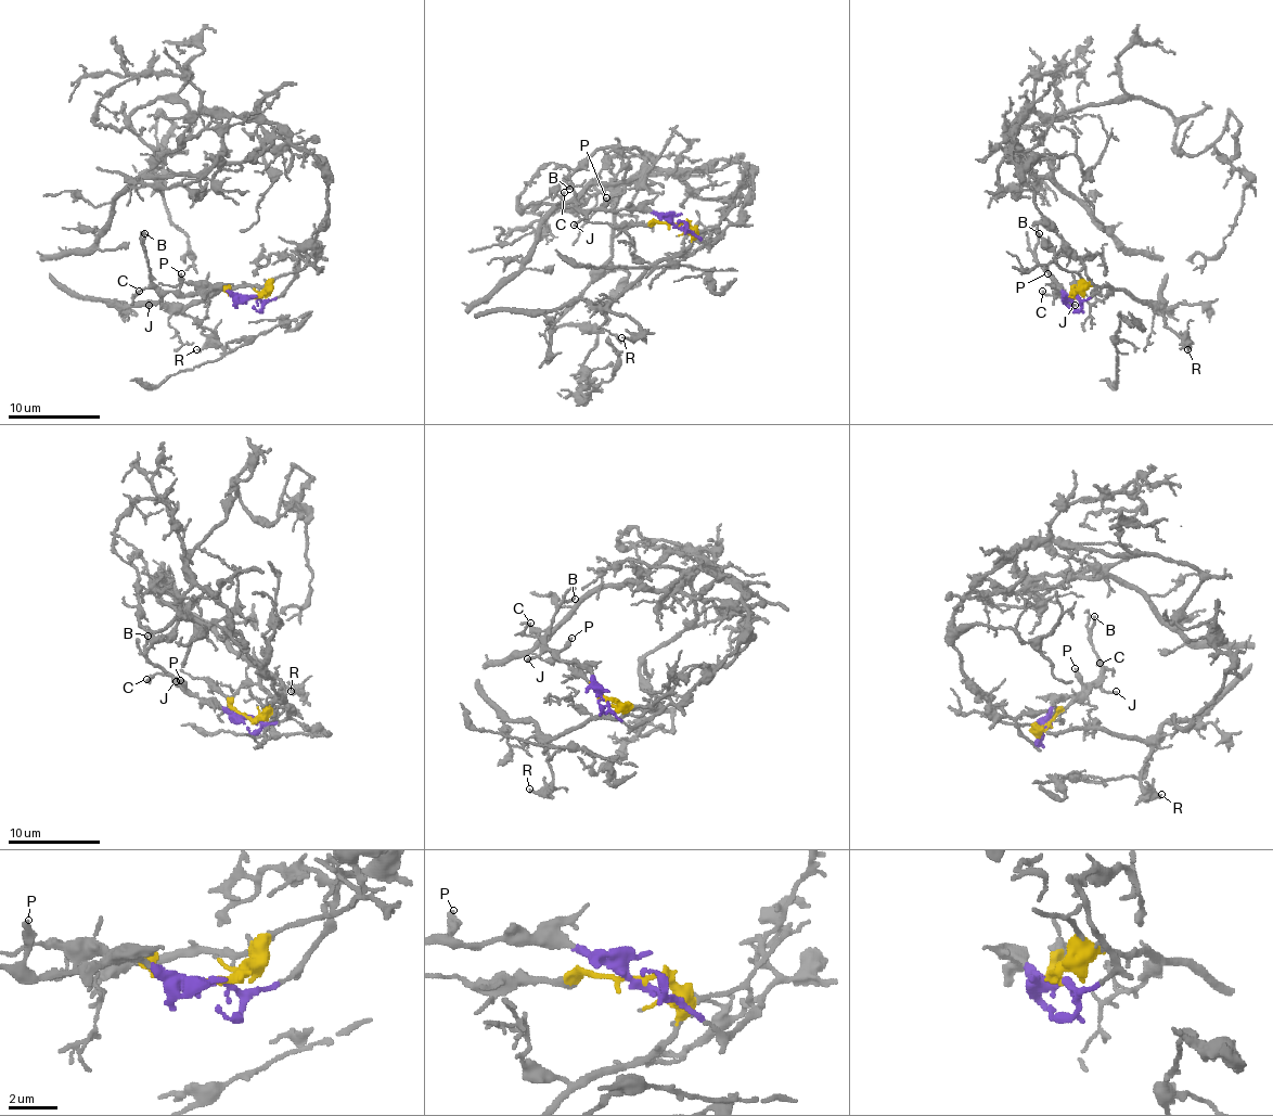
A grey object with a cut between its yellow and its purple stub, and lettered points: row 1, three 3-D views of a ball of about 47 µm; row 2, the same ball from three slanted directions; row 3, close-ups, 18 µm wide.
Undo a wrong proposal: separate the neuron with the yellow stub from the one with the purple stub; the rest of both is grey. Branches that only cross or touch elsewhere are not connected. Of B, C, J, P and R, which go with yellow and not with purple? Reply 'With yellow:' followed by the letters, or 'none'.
With yellow: R

